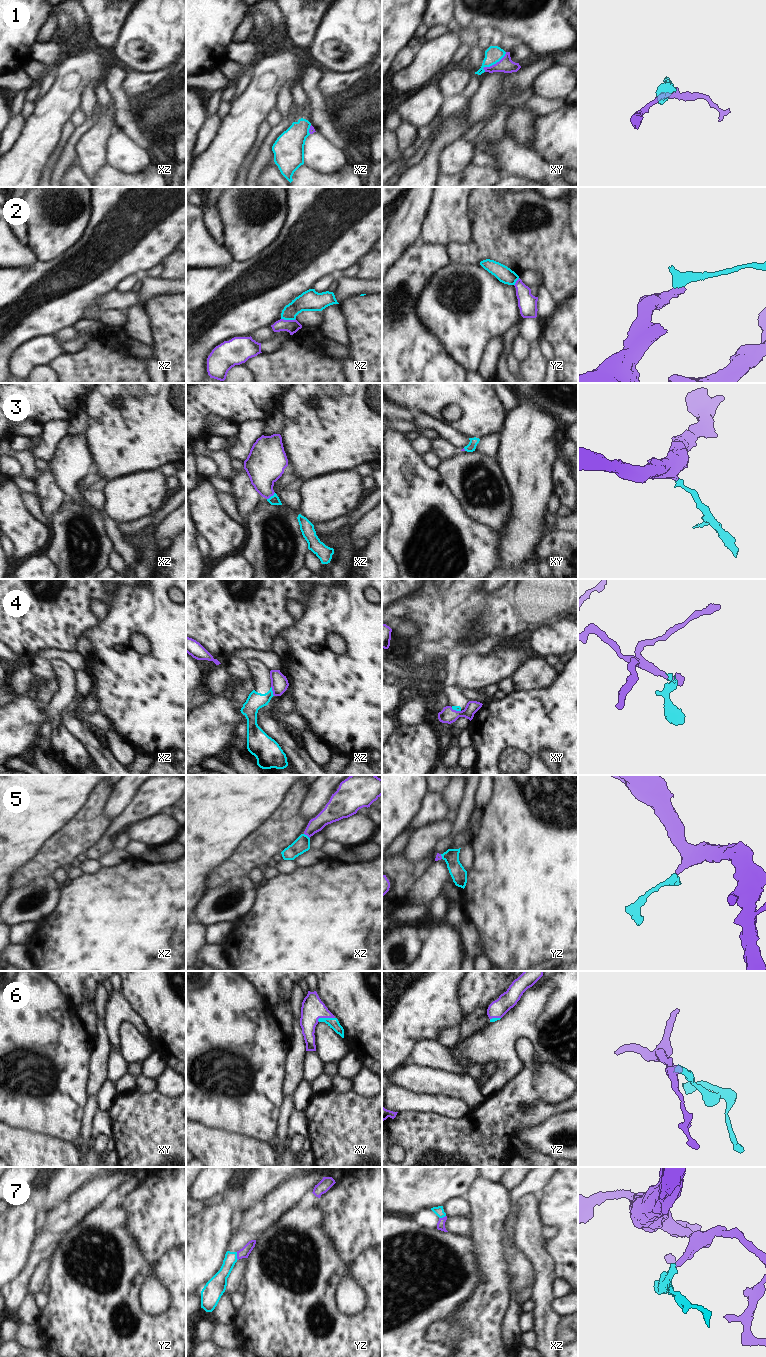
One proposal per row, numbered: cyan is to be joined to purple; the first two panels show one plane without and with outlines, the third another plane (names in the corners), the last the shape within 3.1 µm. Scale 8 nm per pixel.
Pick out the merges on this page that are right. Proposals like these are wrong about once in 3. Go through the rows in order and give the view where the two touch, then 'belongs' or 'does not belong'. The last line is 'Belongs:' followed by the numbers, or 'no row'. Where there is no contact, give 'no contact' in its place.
1: xy | does not belong
2: xz | does not belong
3: xz | belongs
4: xz | does not belong
5: xz | belongs
6: xy | belongs
7: yz | belongs
Belongs: 3, 5, 6, 7

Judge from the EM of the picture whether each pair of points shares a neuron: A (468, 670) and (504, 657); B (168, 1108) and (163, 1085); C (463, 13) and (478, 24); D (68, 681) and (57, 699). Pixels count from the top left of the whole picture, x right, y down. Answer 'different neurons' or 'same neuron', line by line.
A: same neuron
B: different neurons
C: same neuron
D: same neuron

